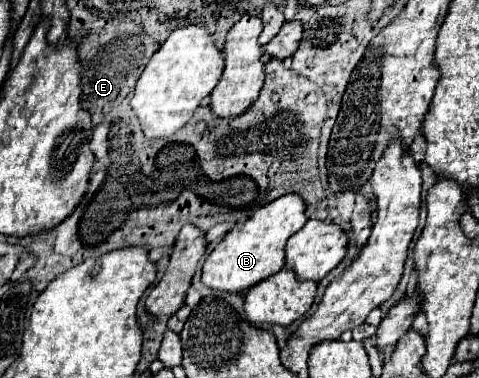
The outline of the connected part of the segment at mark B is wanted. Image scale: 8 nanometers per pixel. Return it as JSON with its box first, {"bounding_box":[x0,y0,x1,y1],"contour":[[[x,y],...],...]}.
{"bounding_box":[201,194,305,292],"contour":[[[285,194],[275,202],[257,208],[251,218],[247,218],[243,224],[235,224],[211,250],[201,270],[201,282],[213,290],[245,292],[257,282],[273,276],[273,272],[279,272],[285,266],[287,238],[301,230],[305,222],[305,202],[297,194]]]}

